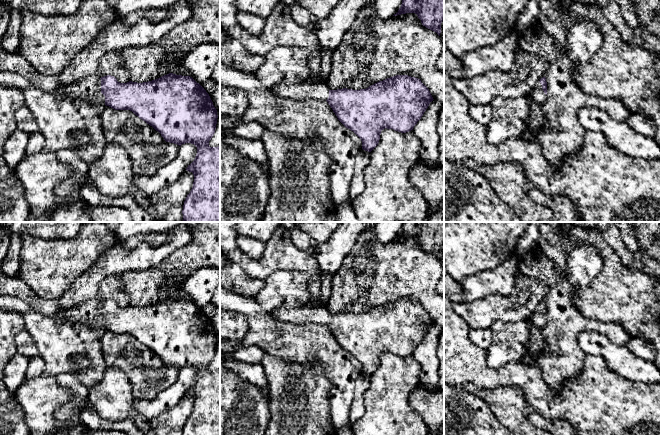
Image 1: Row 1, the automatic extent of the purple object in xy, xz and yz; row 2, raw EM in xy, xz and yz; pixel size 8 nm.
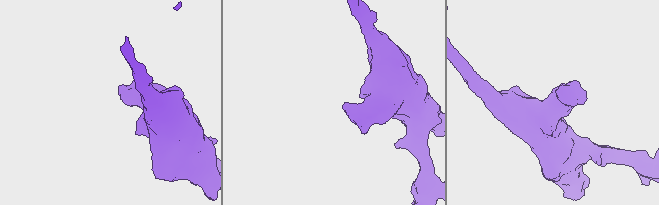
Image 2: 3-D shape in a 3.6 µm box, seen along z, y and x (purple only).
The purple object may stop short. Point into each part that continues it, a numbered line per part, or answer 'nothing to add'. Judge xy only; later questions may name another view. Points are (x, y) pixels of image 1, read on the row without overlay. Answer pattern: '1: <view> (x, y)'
1: xy (89, 313)

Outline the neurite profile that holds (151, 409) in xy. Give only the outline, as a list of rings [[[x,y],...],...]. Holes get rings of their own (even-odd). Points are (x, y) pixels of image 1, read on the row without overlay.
[[[182,368],[176,382],[154,399],[135,399],[135,411],[149,420],[156,419],[161,413],[170,410],[179,402],[194,385],[196,378],[197,371],[194,368]]]

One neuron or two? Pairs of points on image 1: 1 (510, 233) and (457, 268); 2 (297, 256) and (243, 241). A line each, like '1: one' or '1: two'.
1: one
2: two

